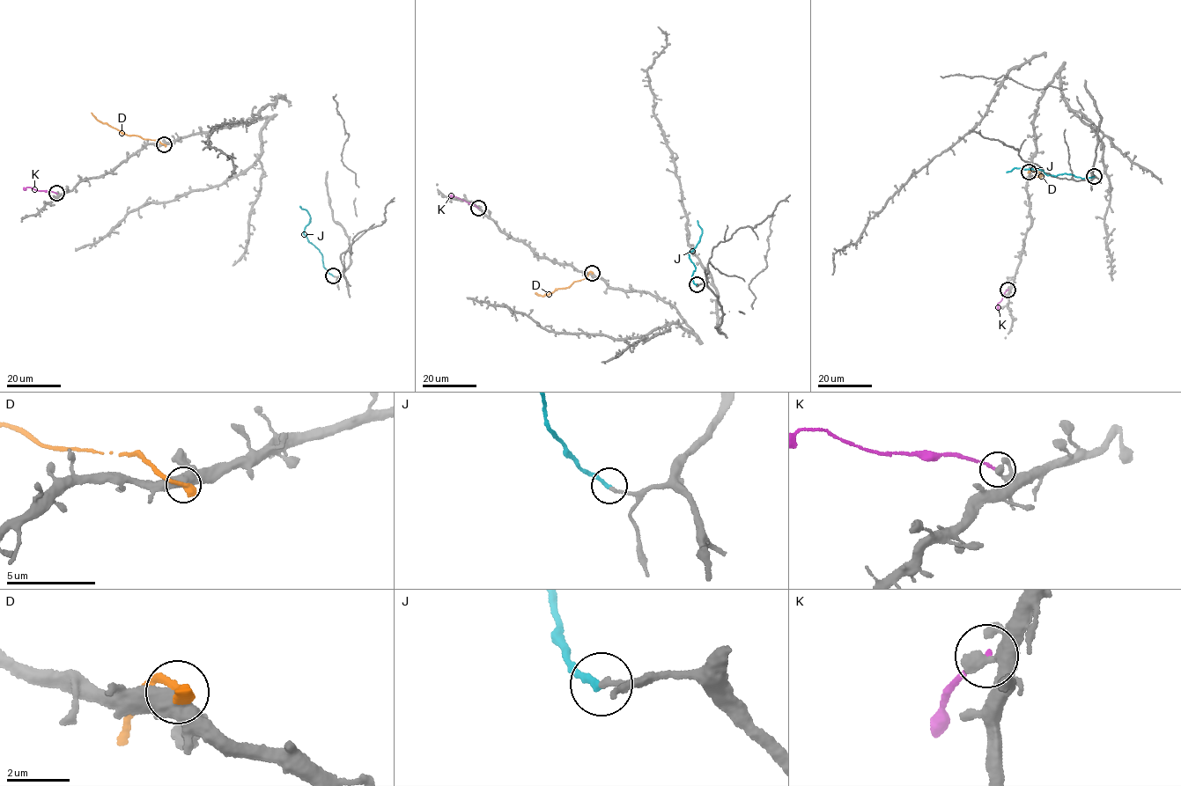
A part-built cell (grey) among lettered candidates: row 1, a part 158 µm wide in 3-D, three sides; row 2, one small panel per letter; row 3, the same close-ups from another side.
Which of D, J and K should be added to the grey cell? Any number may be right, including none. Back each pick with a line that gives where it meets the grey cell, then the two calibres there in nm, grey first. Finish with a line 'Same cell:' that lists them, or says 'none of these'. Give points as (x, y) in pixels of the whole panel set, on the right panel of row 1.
J: meets grey at (1094, 176); 180 nm thick on the grey side, 240 nm on the other
Same cell: J

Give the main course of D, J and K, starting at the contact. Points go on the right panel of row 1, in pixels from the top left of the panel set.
D: (1029, 171), (1043, 175), (1036, 175)
J: (1094, 176), (1082, 179), (1073, 174), (1046, 174), (1041, 170), (1014, 168), (1007, 172)
K: (1007, 290), (998, 304), (998, 309)

